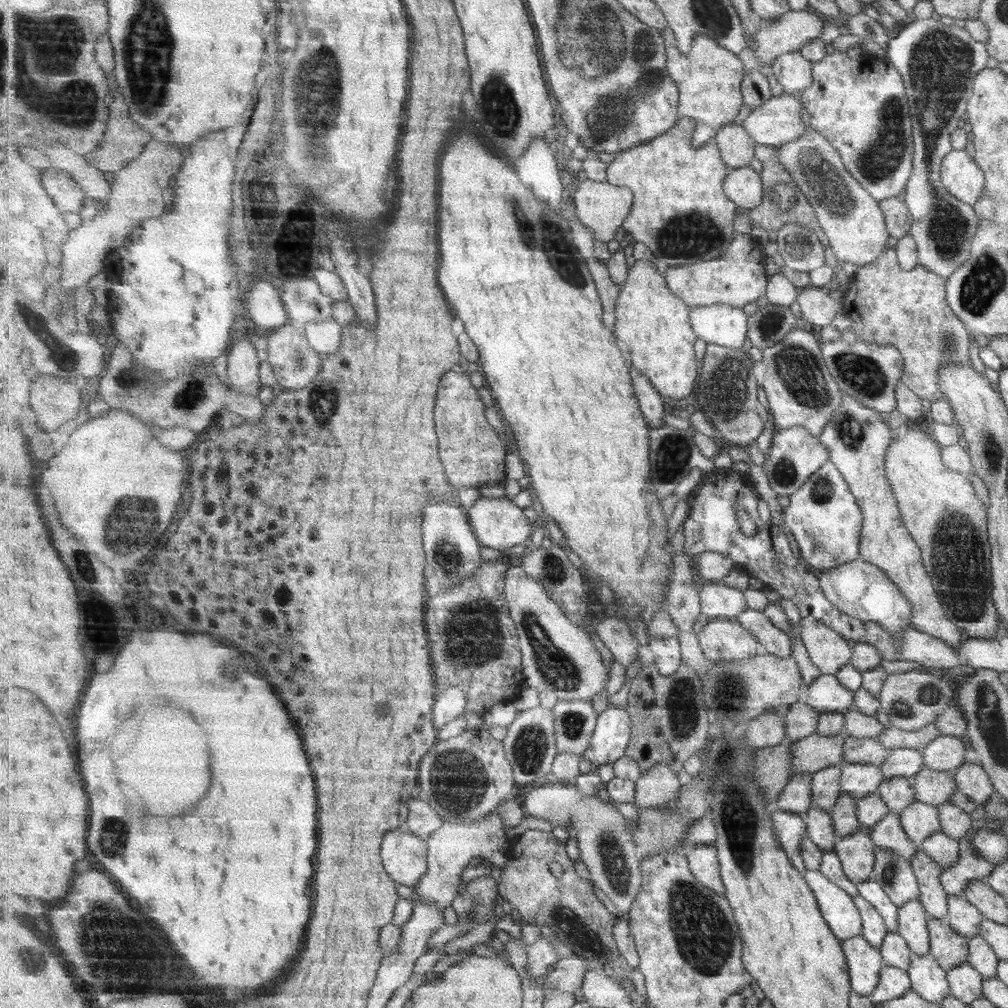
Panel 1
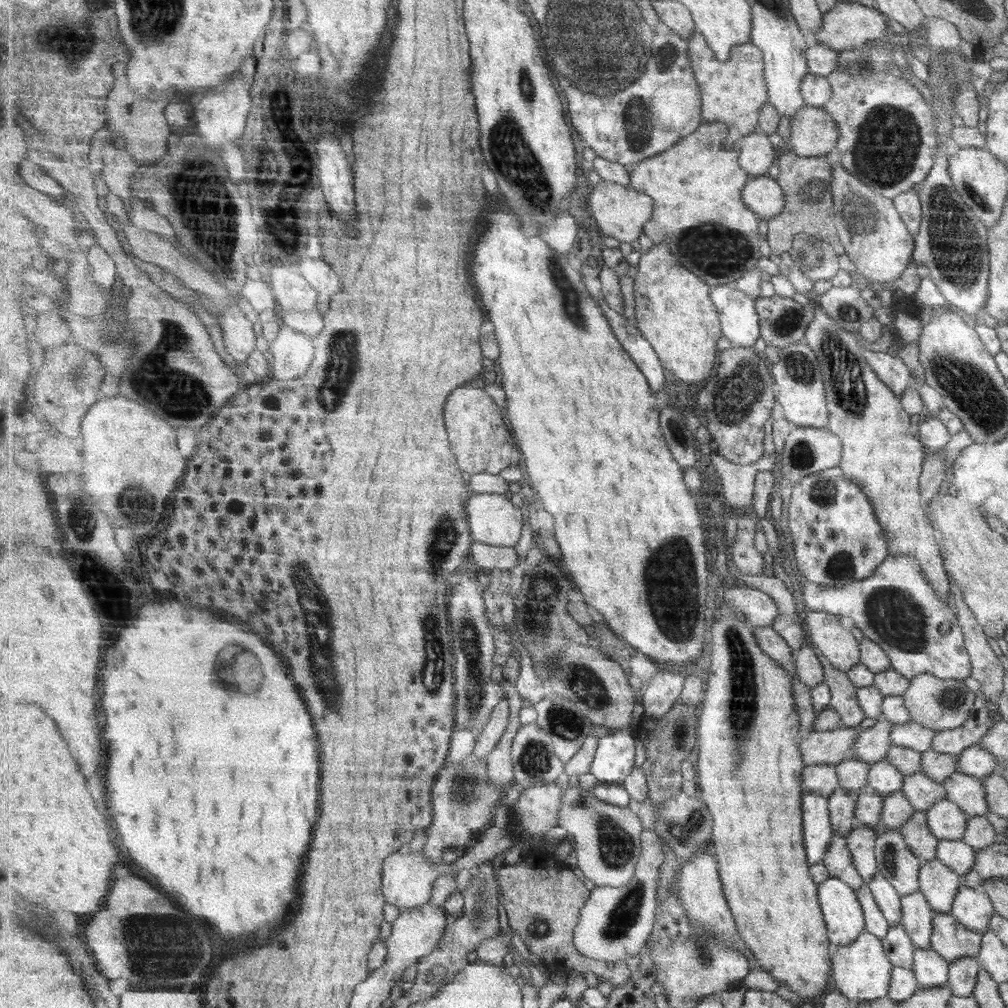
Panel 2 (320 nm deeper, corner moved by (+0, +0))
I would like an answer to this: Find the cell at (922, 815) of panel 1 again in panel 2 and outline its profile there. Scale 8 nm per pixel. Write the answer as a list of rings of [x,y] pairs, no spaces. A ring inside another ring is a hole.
[[[938,800],[924,811],[928,832],[939,840],[961,840],[968,817],[950,800]]]

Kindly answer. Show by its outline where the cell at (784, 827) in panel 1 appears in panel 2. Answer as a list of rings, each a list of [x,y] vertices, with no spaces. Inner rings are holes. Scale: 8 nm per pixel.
[[[815,793],[802,796],[802,844],[806,846],[807,861],[822,863],[823,855],[833,838],[829,805],[826,797]]]

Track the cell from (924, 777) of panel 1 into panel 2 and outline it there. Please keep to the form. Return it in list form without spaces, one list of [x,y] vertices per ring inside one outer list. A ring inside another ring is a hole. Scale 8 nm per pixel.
[[[955,770],[941,786],[944,788],[945,799],[956,804],[967,817],[981,816],[988,811],[980,780]]]

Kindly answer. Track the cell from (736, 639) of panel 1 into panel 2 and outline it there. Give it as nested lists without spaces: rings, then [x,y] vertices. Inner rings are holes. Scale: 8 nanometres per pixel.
[[[772,626],[751,627],[759,646],[788,673],[795,673],[794,650]]]

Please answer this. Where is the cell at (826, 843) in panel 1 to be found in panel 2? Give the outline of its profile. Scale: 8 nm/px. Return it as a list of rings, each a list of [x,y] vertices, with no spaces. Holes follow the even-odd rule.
[[[837,787],[826,797],[833,834],[844,837],[853,830],[854,797],[855,795],[848,793],[843,787]]]

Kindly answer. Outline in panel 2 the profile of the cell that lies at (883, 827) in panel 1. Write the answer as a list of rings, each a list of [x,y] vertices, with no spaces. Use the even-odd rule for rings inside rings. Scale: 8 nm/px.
[[[913,811],[912,815],[899,828],[903,844],[919,861],[935,859],[937,840],[928,832],[925,813]]]

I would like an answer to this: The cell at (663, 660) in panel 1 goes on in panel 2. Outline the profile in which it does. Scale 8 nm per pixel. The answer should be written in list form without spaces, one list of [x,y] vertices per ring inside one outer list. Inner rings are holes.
[[[660,670],[651,678],[642,696],[644,713],[649,718],[663,718],[680,700],[685,681],[679,672]]]

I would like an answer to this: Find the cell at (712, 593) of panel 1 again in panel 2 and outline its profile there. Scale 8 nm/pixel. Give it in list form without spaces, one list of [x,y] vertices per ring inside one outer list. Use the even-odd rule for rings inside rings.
[[[747,584],[742,586],[727,585],[720,590],[720,597],[727,601],[735,611],[741,611],[746,616],[750,627],[772,626],[775,619],[780,615],[776,600],[762,590],[751,588]]]

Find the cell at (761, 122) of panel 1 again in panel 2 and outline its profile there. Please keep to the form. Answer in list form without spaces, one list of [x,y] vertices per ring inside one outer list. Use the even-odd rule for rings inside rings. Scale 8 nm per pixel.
[[[801,107],[790,120],[787,146],[796,156],[833,156],[838,142],[838,129],[834,119],[821,107]]]

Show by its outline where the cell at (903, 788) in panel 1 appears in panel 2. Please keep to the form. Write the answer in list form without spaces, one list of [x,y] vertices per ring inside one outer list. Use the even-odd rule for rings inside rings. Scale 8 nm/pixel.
[[[921,771],[902,775],[900,791],[914,811],[924,812],[938,800],[945,799],[944,788]]]

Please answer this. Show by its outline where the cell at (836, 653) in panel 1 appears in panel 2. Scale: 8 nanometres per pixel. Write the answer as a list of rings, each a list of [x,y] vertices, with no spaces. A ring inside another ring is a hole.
[[[806,610],[803,626],[818,655],[823,655],[833,668],[847,672],[857,664],[857,642],[849,631],[843,630],[835,615]]]

